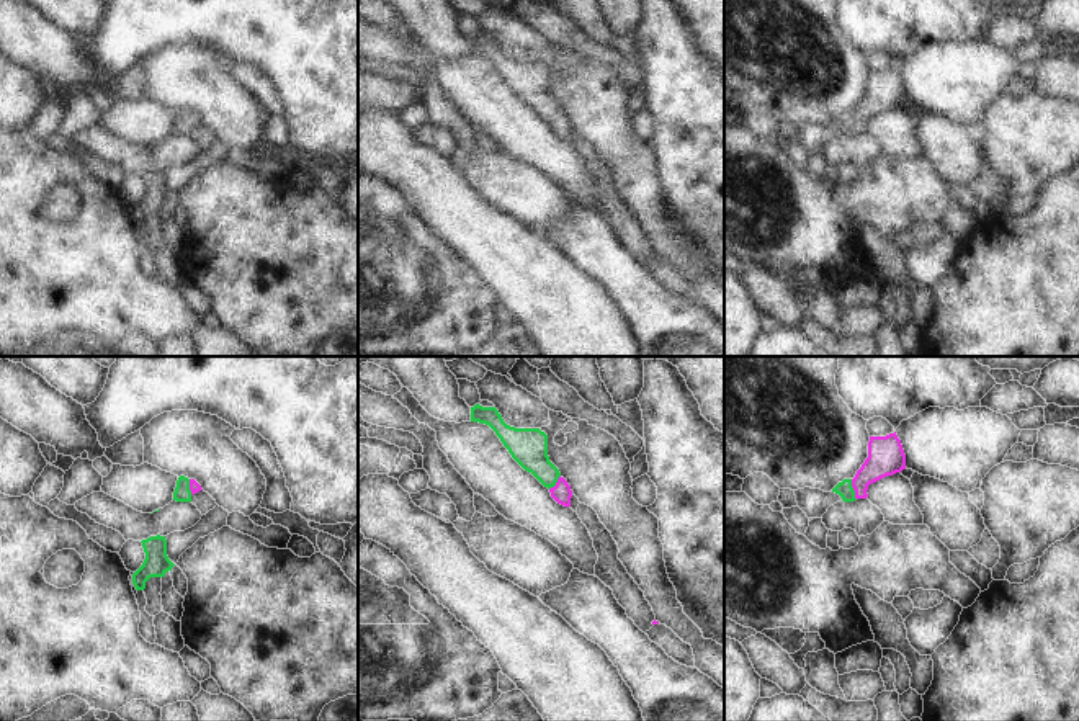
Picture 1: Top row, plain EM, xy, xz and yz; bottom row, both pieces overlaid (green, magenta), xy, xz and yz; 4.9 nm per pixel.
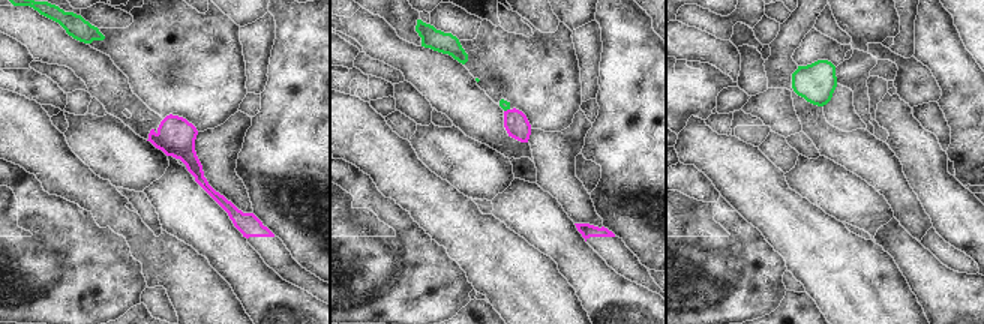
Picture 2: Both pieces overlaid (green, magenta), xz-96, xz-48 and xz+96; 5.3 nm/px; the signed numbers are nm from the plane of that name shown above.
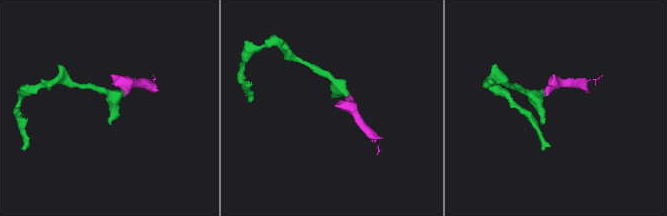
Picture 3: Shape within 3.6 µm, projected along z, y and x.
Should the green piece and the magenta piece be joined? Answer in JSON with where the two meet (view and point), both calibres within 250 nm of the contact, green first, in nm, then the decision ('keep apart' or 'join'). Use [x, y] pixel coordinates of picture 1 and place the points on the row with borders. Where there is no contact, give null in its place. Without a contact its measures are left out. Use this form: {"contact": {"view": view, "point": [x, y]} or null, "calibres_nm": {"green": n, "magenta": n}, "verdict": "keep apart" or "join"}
{"contact": {"view": "yz", "point": [852, 489]}, "calibres_nm": {"green": 80, "magenta": 180}, "verdict": "join"}

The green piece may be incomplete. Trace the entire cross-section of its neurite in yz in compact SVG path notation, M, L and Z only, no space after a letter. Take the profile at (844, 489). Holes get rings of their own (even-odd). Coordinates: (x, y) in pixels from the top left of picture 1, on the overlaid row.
M896 432L886 437L870 437L868 458L853 479L844 479L832 492L844 502L866 499L868 486L906 469L906 455Z

